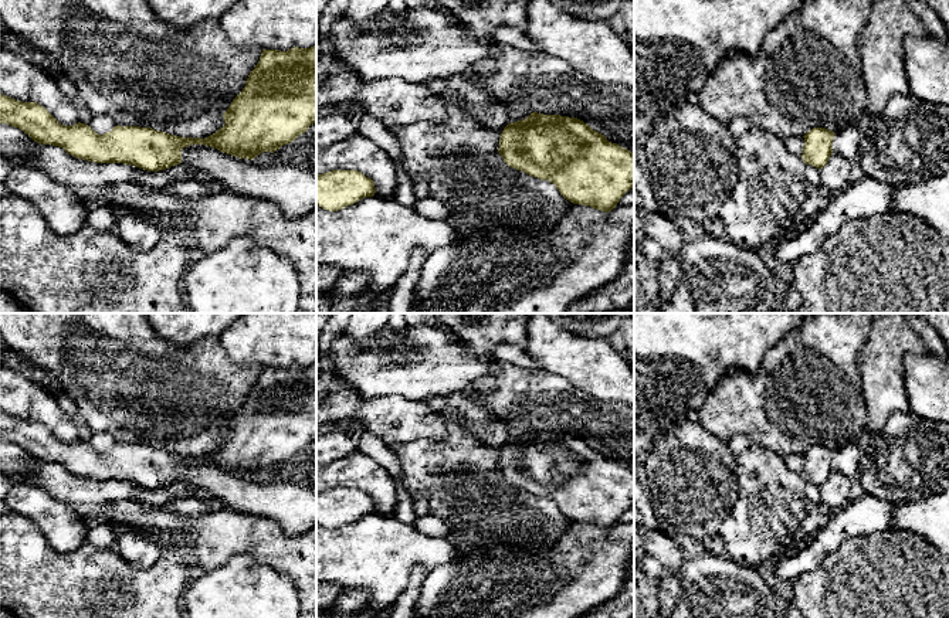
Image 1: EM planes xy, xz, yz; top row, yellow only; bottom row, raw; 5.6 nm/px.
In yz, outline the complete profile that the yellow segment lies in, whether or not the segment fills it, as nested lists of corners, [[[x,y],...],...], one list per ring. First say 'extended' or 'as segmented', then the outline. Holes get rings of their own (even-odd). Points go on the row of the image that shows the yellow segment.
as segmented | [[[813,128],[804,137],[801,159],[806,164],[811,164],[818,170],[824,167],[833,154],[834,132],[826,128]]]

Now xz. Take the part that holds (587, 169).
as segmented | [[[532,112],[526,119],[504,128],[498,152],[509,167],[540,180],[549,180],[570,203],[590,206],[604,213],[611,211],[620,198],[634,187],[634,154],[620,145],[609,142],[604,135],[577,118]]]

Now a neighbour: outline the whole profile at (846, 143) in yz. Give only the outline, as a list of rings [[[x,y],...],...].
[[[848,125],[840,129],[833,139],[833,154],[838,154],[850,162],[860,156],[861,133],[857,125]]]

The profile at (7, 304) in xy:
[[[0,289],[0,313],[30,313],[11,295]]]

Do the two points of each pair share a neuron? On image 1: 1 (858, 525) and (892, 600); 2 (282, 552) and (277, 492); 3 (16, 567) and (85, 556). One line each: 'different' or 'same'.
1: different
2: different
3: same

